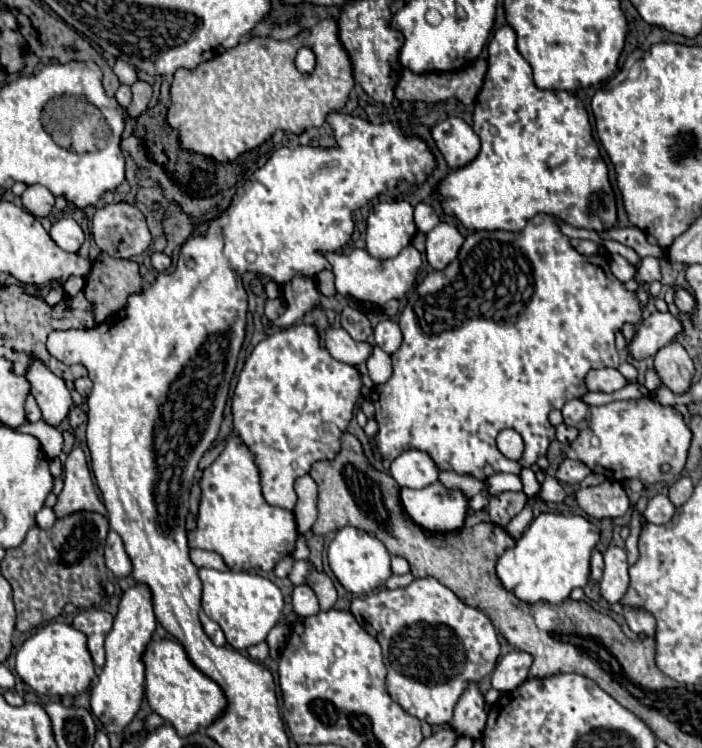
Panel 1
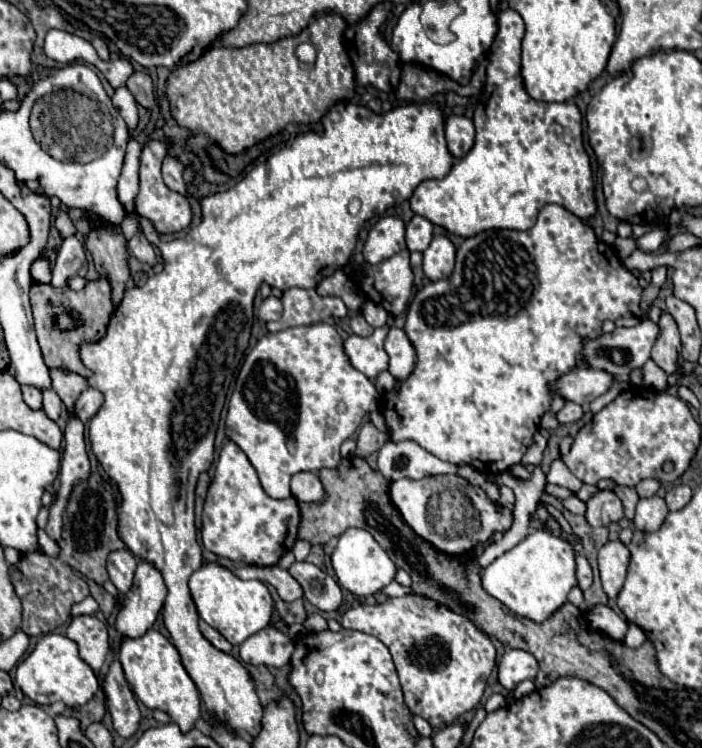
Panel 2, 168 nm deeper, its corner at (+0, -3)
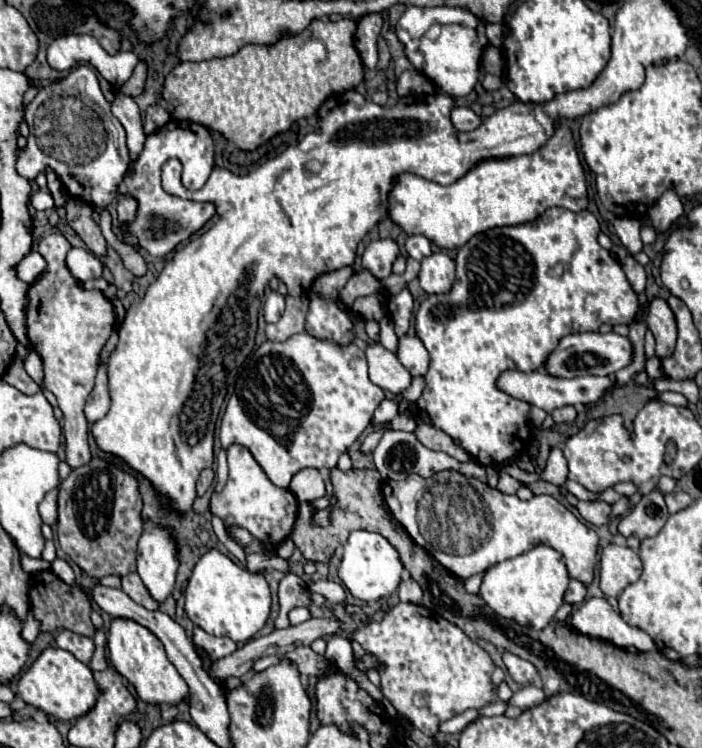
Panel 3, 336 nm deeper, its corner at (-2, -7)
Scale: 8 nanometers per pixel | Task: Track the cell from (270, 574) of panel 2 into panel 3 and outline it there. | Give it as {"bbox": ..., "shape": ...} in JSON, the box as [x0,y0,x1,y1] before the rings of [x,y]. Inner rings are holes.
{"bbox":[308,581,344,603],"shape":[[[318,581],[318,583],[308,583],[308,591],[310,593],[320,593],[324,595],[330,603],[342,603],[344,601],[344,589],[338,583],[330,583],[330,581]]]}

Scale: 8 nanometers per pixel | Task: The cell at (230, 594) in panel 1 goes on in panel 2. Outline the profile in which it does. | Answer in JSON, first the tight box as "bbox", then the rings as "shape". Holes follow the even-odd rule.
{"bbox":[190,561,274,645],"shape":[[[218,561],[204,563],[190,577],[190,593],[196,605],[200,619],[204,619],[210,627],[222,633],[232,645],[244,643],[250,635],[266,629],[272,619],[274,601],[270,597],[268,587],[262,581],[242,581],[230,569],[220,565]]]}

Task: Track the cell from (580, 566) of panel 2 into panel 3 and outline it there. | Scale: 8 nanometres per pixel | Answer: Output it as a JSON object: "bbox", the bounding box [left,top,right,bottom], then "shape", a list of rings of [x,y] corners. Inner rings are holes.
{"bbox":[564,579,586,605],"shape":[[[572,579],[568,585],[568,591],[564,595],[564,601],[570,605],[580,605],[586,599],[586,585],[578,579]]]}

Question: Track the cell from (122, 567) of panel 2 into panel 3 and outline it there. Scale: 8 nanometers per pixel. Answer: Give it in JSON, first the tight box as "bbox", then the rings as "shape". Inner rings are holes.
{"bbox":[122,573,158,609],"shape":[[[128,573],[122,577],[122,591],[132,597],[136,603],[144,605],[146,609],[158,609],[158,603],[154,603],[154,599],[150,599],[150,595],[146,595],[146,587],[142,583],[142,579],[138,579],[136,573]]]}

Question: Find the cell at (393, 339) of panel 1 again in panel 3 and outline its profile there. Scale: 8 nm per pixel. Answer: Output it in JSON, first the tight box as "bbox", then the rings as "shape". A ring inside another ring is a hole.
{"bbox":[396,335,428,377],"shape":[[[402,335],[398,339],[396,357],[412,377],[422,377],[428,371],[428,351],[416,335]]]}

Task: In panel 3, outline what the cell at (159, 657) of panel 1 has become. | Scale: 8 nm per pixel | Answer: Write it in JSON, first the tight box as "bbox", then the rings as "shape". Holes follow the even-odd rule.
{"bbox":[108,619,190,705],"shape":[[[112,619],[112,627],[108,631],[108,649],[114,669],[136,689],[136,695],[150,705],[178,705],[180,701],[190,699],[188,685],[178,675],[176,667],[166,655],[162,641],[150,633],[146,627],[128,621],[128,619]]]}

